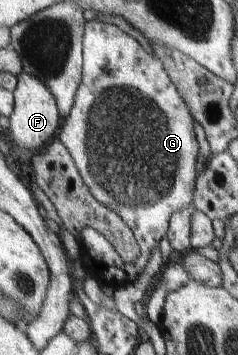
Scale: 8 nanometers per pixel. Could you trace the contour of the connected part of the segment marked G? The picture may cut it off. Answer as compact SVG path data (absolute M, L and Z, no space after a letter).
M87 21L84 30L84 69L81 86L57 138L69 149L94 197L116 212L134 232L141 254L136 263L125 263L120 252L101 232L85 227L78 239L86 270L112 288L137 280L147 268L153 250L165 238L172 216L194 204L199 174L199 140L195 136L192 110L163 70L161 60L149 54L133 36L109 22Z

